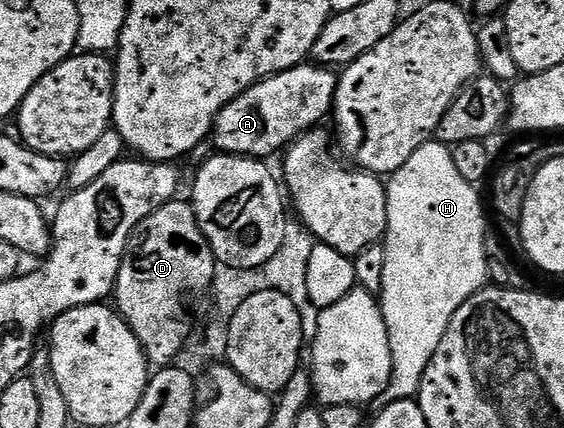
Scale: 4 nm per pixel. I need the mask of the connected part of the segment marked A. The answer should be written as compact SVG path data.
M304 62L259 80L220 110L213 129L213 141L219 147L216 149L229 156L249 156L253 160L278 157L294 140L320 127L323 119L332 115L338 85L339 76L332 69L314 62Z

